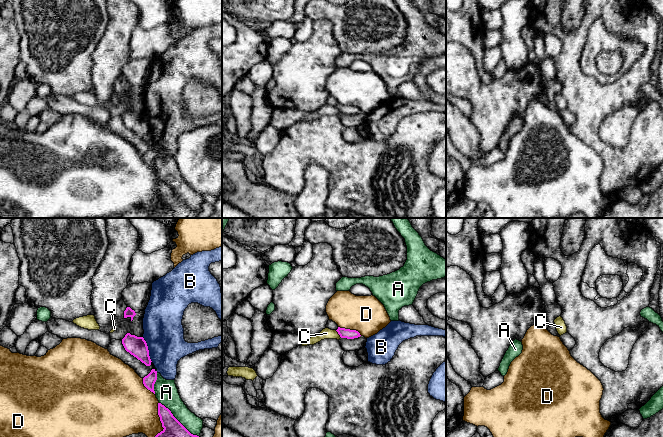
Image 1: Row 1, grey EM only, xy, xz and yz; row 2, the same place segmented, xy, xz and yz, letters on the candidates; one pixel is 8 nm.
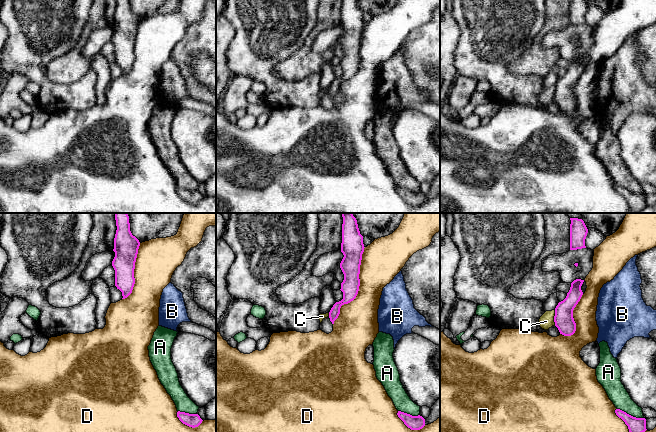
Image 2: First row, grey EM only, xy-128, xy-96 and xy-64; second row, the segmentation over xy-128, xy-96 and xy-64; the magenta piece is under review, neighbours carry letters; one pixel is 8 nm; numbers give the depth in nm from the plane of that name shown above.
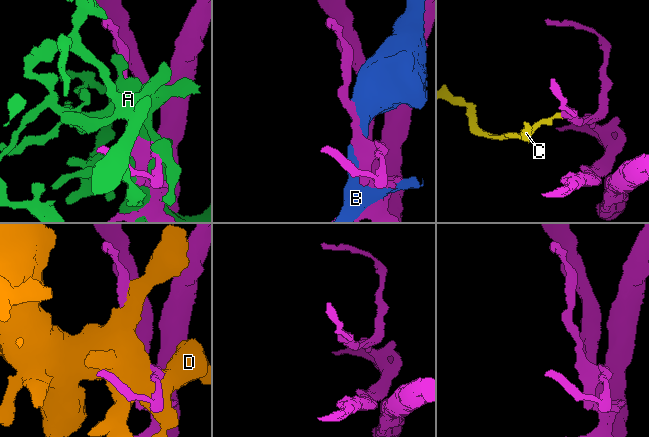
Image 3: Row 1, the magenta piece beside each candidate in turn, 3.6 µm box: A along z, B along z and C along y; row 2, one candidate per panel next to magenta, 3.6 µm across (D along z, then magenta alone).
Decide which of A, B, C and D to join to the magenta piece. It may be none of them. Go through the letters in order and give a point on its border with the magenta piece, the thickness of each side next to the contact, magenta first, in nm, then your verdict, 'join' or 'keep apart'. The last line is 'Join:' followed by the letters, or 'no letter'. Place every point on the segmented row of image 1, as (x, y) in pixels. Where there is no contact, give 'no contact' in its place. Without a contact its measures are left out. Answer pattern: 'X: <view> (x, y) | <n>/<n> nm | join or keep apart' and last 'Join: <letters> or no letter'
A: xy (177, 420) | 140/180 nm | keep apart
B: xy (147, 349) | 160/320 nm | keep apart
C: xz (338, 333) | 80/90 nm | keep apart
D: xy (160, 420) | 140/400 nm | keep apart
Join: no letter

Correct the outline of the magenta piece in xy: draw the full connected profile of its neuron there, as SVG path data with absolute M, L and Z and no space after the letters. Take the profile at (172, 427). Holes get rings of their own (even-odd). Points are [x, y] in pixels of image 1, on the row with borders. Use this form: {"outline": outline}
{"outline": "M158 403L158 415L164 429L155 437L199 437L191 434L161 403Z"}

